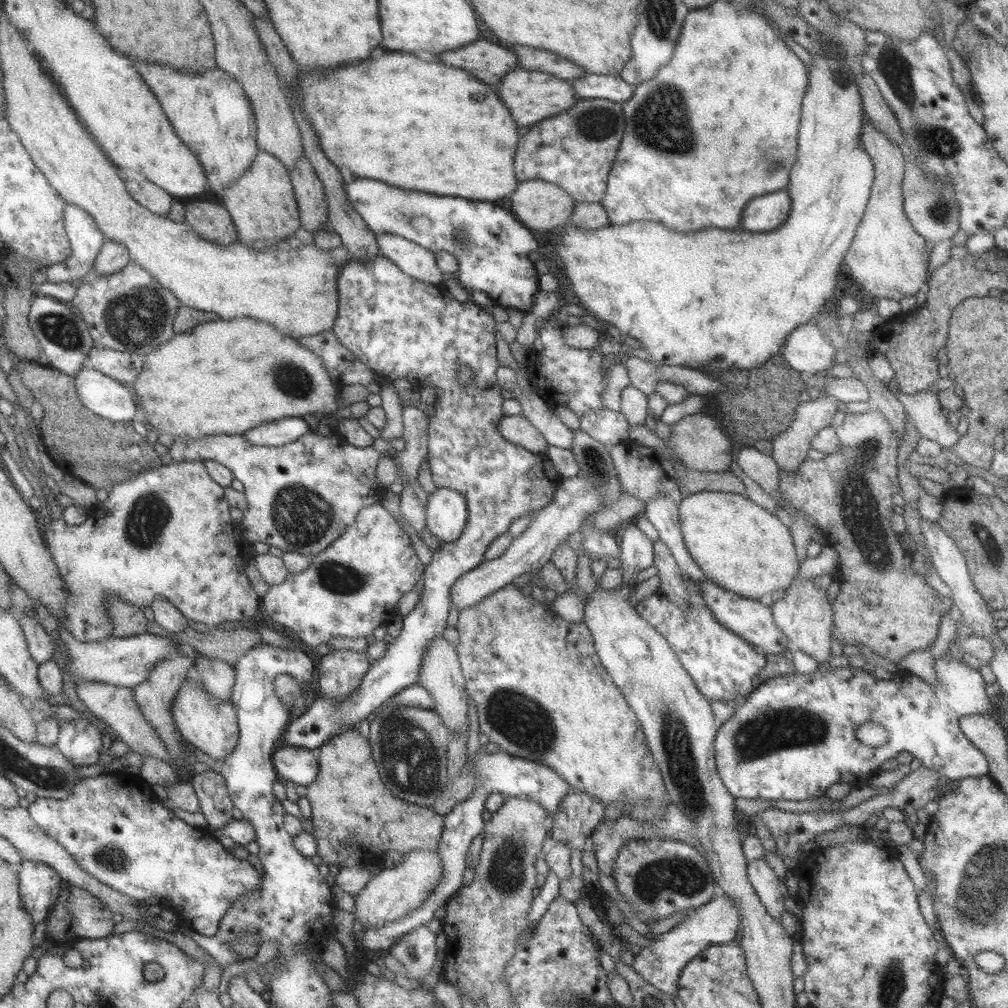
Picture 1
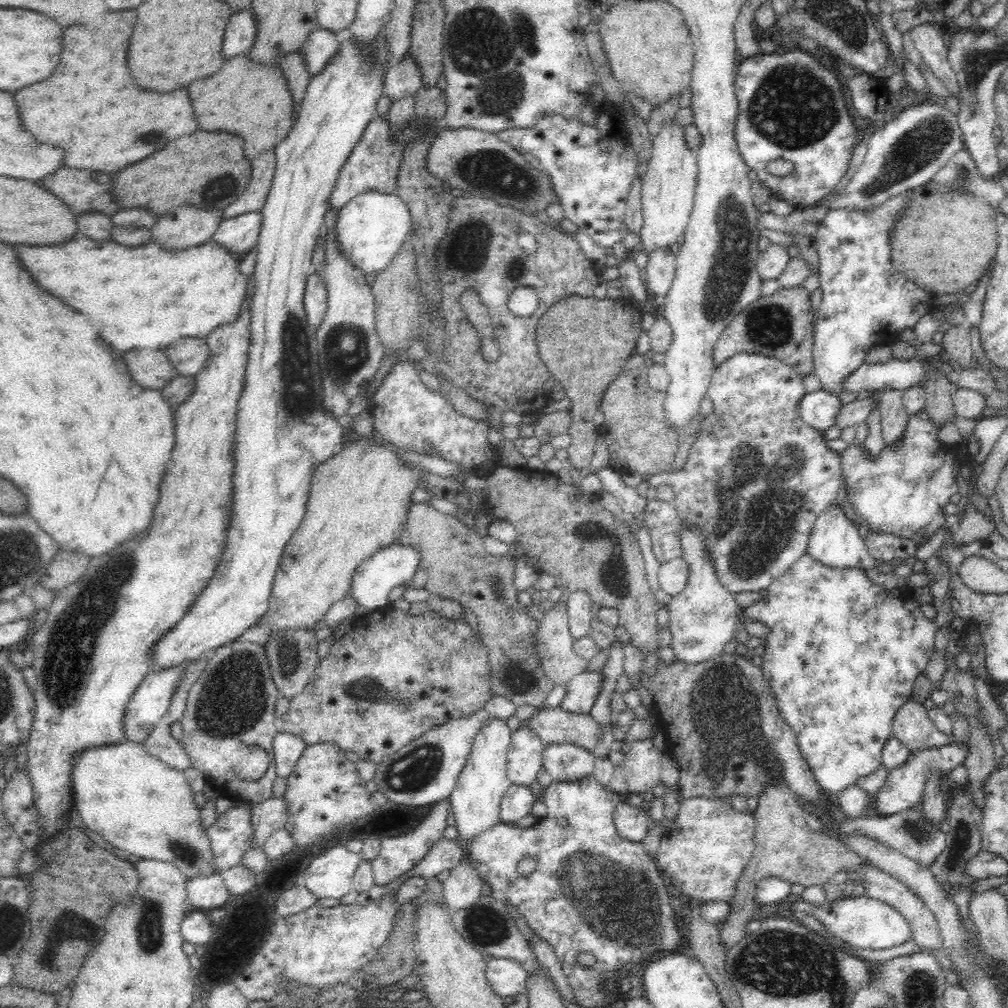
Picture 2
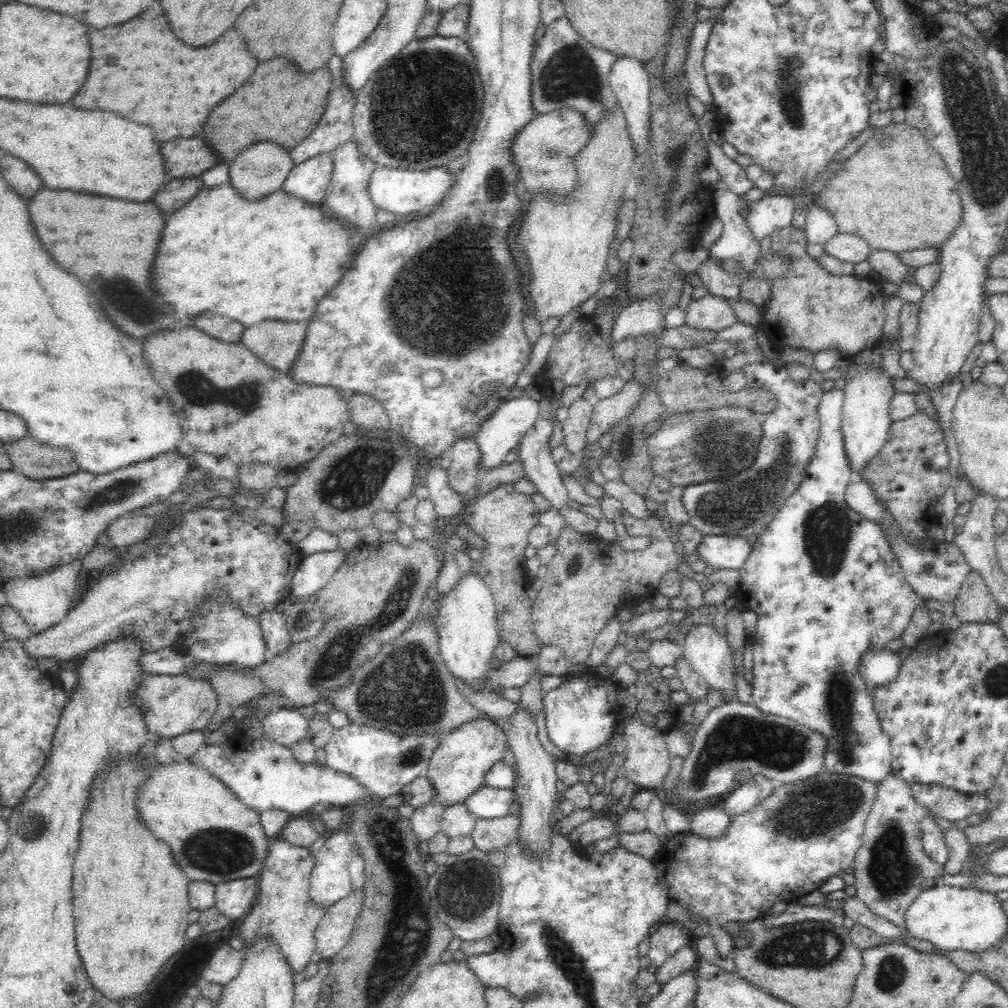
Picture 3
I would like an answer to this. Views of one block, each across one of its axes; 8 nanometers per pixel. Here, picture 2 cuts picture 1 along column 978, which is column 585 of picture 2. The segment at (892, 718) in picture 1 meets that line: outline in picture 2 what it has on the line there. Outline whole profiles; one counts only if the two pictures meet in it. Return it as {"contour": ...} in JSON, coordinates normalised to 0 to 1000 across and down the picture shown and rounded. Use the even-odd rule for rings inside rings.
{"contour":[[[596,663],[593,667],[575,667],[563,677],[560,682],[561,690],[557,694],[555,701],[566,707],[583,707],[587,702],[589,693],[592,691],[599,677]],[[558,736],[540,739],[538,758],[549,776],[563,777],[586,768],[591,749],[576,740]]]}

